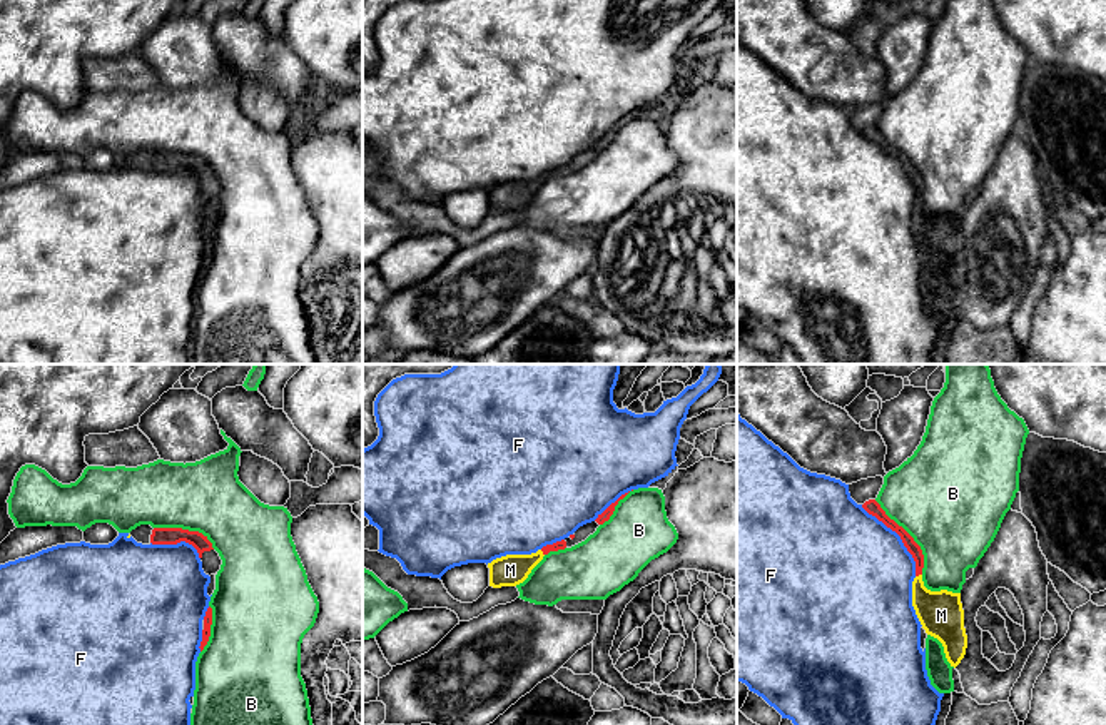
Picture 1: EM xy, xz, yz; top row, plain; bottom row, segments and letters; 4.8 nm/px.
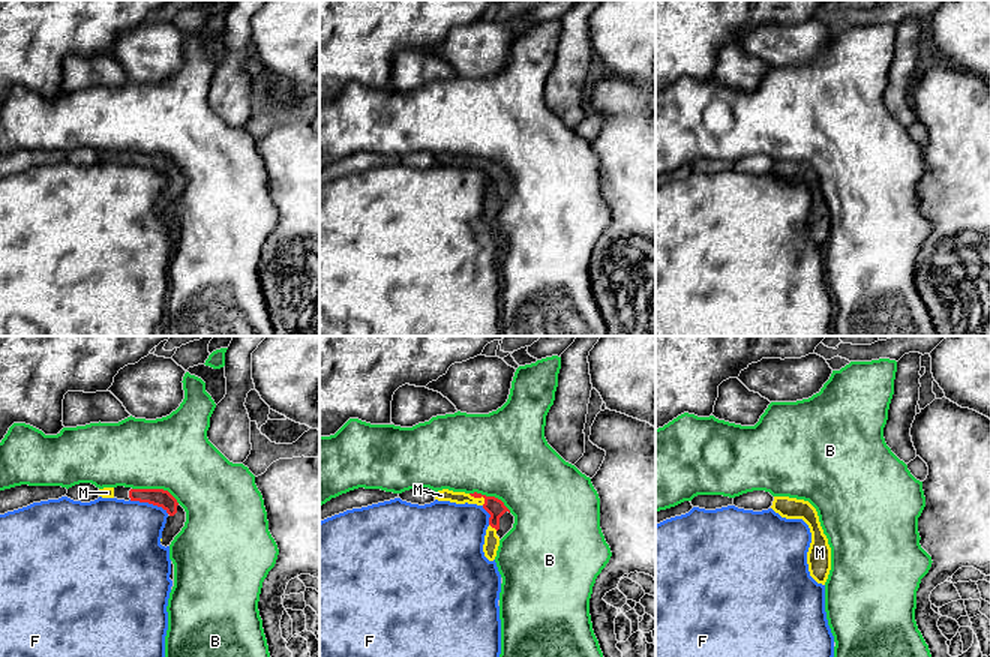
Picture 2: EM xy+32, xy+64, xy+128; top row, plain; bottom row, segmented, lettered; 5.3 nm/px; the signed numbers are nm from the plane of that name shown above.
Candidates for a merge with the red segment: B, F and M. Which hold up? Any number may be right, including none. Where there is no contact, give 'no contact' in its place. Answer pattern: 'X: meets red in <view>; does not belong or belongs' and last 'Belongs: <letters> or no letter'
B: meets red in yz; does not belong
F: meets red in yz; does not belong
M: meets red in yz; belongs
Belongs: M

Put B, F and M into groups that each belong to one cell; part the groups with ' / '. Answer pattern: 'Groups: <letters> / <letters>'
Groups: B / F / M

